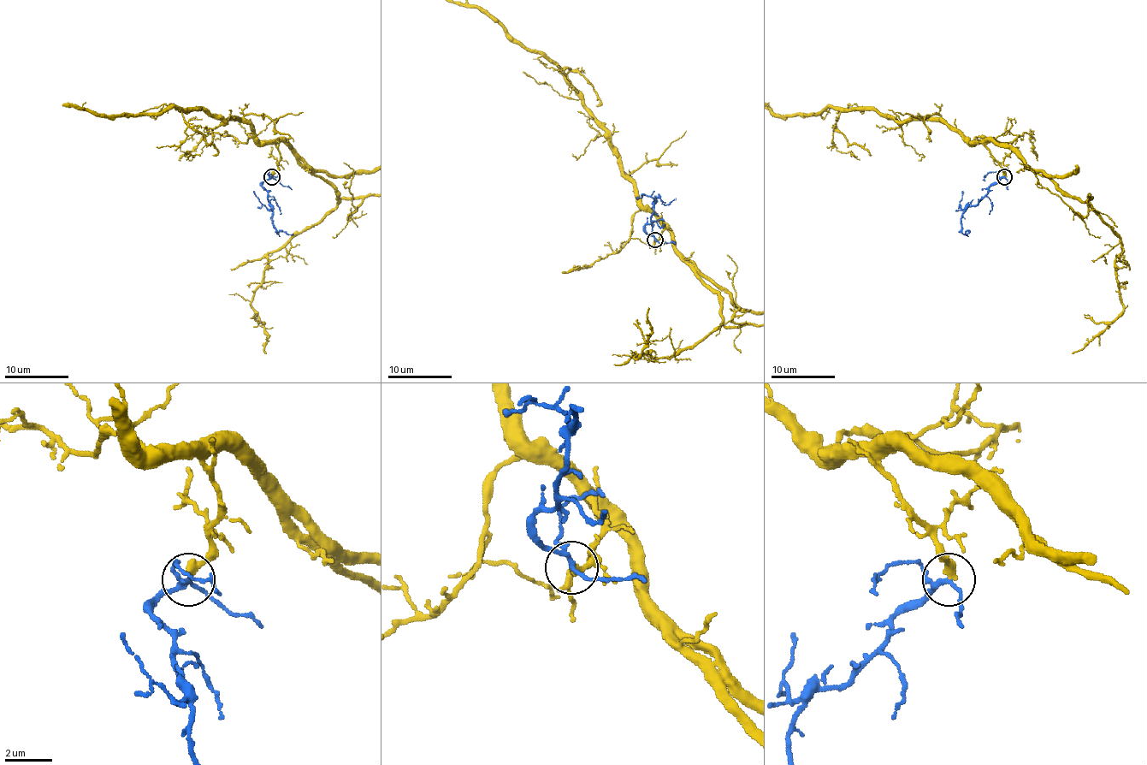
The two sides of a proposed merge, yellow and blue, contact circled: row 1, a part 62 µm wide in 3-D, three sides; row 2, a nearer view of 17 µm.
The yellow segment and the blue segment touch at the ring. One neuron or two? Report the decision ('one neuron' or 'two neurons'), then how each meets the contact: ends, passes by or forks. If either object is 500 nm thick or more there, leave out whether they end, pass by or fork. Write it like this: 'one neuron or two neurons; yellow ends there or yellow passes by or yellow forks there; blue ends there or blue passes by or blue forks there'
one neuron; yellow ends there; blue forks there

